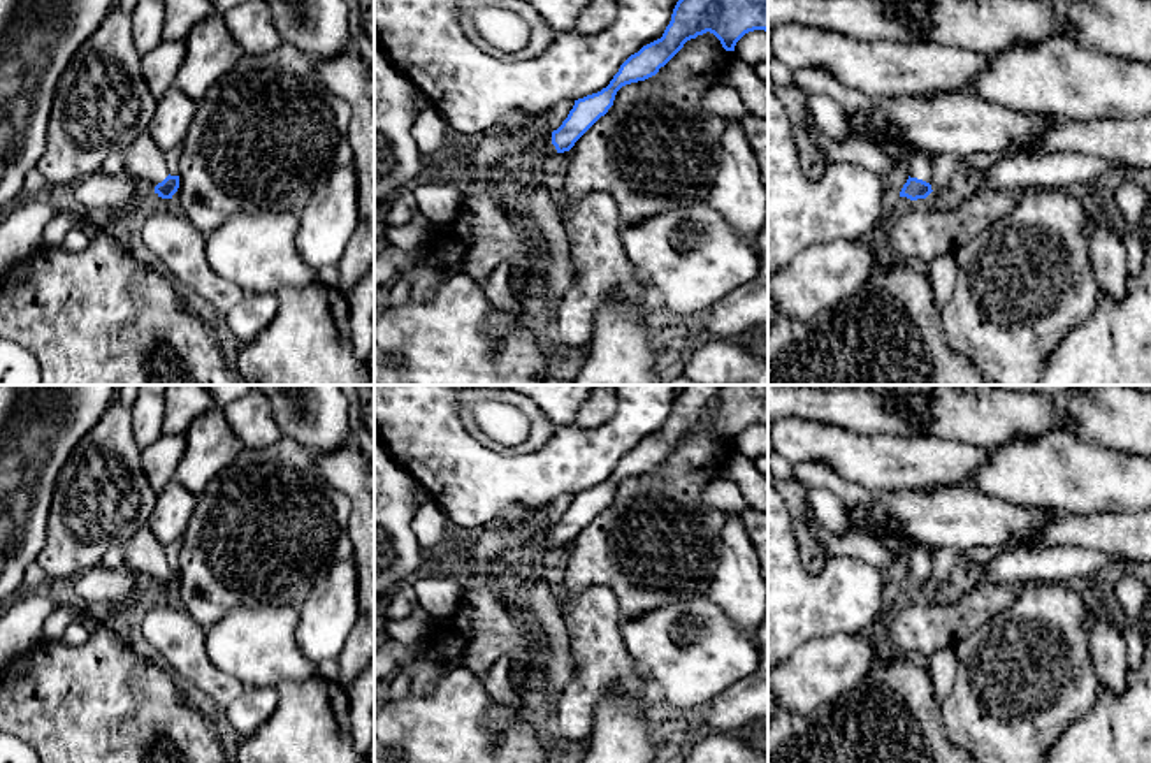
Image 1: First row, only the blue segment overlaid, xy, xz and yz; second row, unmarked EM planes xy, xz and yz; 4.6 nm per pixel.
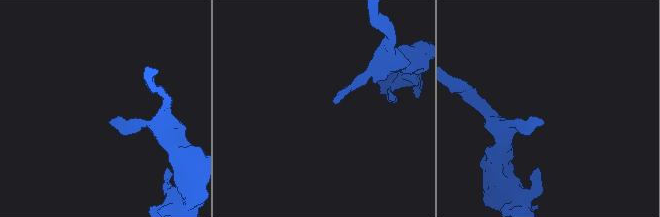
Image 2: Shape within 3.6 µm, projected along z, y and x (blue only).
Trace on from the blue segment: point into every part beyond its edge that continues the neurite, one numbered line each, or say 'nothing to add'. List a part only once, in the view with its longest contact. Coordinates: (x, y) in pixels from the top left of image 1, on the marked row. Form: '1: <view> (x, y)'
1: xz (543, 146)

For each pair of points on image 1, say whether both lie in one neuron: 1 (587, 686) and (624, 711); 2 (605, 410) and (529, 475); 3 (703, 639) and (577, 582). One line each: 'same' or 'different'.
1: different
2: different
3: different

